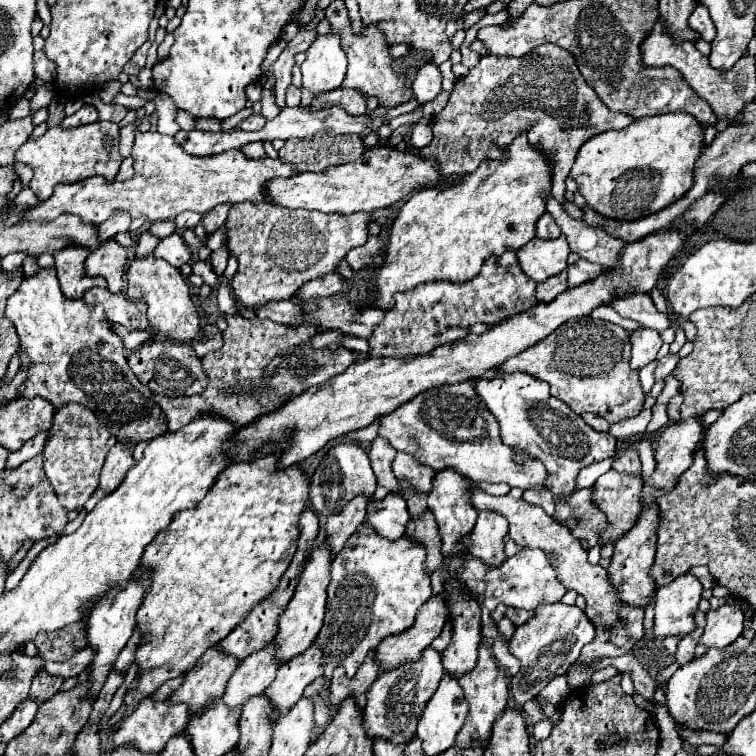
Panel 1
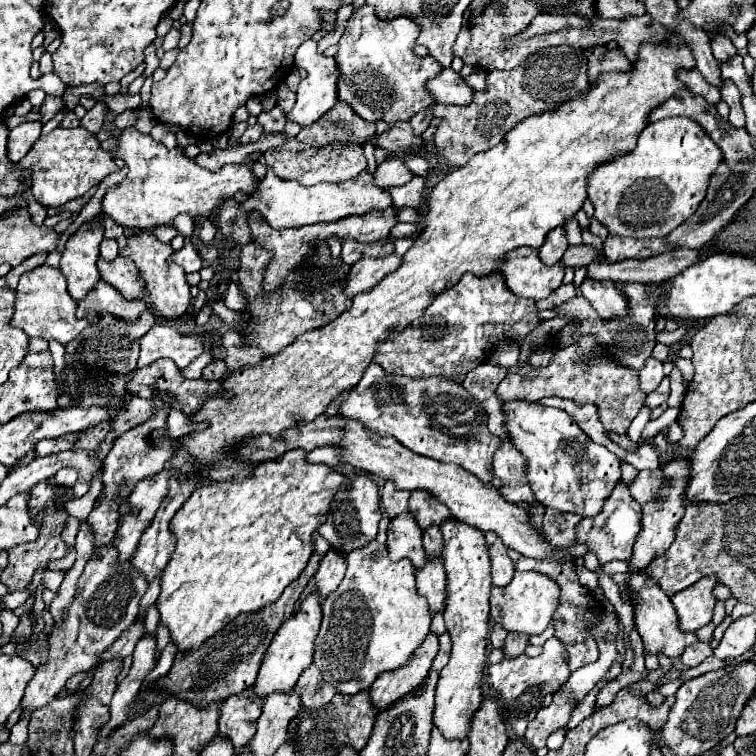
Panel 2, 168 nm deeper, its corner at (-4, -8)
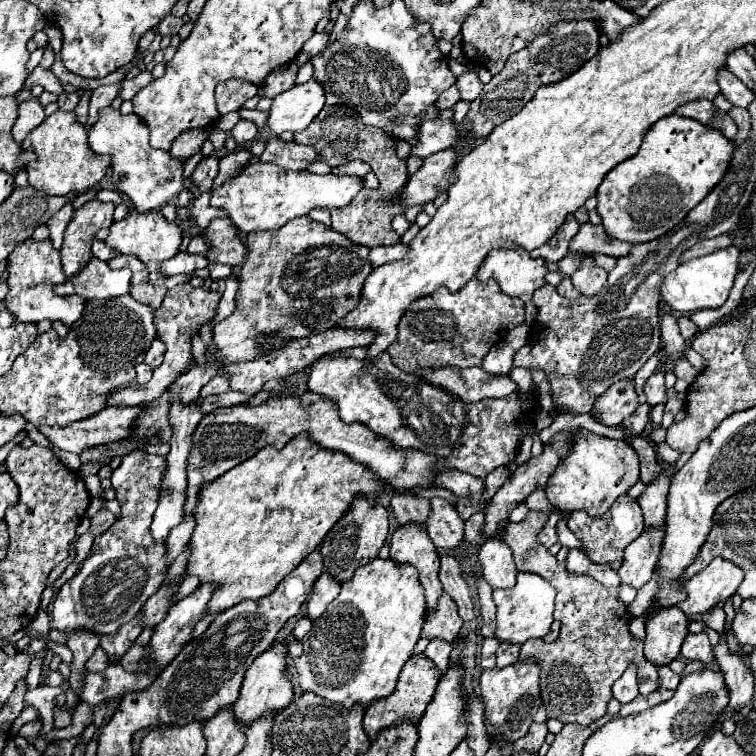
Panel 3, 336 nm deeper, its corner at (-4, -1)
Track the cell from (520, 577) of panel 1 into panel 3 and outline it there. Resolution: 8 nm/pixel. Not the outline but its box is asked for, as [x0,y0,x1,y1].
[493,573,555,645]

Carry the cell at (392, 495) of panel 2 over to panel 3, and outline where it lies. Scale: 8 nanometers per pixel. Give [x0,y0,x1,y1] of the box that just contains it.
[391,493,431,525]

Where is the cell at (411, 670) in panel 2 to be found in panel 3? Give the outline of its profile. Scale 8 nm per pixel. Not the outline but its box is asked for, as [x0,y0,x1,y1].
[363,655,443,741]

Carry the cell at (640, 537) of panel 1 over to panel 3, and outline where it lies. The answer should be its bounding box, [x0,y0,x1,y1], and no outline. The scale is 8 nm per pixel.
[645,607,687,667]

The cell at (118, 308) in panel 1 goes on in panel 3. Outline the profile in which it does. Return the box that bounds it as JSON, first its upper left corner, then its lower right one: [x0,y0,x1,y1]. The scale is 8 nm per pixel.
[55,257,131,299]

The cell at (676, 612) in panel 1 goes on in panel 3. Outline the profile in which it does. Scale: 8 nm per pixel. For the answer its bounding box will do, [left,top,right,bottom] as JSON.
[679,557,743,615]

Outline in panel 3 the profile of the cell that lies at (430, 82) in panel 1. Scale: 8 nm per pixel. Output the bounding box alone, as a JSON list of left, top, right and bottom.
[457,71,483,101]

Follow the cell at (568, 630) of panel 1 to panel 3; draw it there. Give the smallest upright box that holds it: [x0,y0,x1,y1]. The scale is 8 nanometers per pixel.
[481,661,541,741]

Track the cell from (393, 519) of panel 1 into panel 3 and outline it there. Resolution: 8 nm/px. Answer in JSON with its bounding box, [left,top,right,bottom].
[391,525,443,615]

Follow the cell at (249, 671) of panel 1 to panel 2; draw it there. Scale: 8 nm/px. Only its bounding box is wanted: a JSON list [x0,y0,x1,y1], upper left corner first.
[219,688,265,754]

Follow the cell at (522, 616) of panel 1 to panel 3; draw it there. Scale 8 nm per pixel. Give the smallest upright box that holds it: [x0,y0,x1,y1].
[497,643,519,669]

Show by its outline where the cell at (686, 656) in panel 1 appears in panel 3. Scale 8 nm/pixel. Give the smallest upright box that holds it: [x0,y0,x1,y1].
[681,633,713,665]

